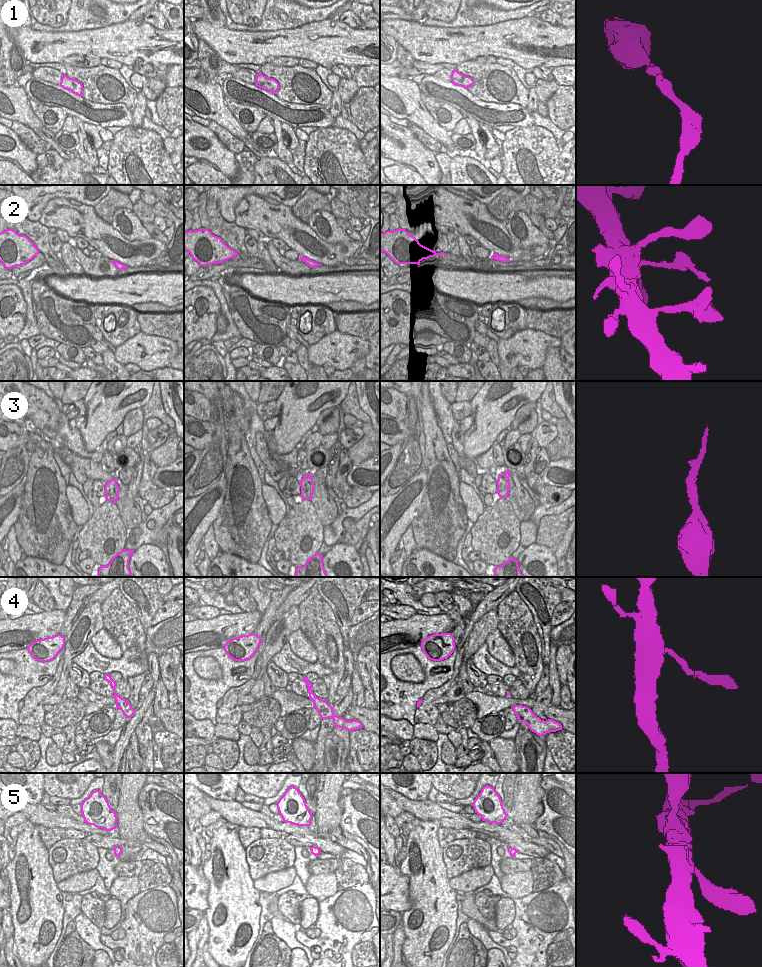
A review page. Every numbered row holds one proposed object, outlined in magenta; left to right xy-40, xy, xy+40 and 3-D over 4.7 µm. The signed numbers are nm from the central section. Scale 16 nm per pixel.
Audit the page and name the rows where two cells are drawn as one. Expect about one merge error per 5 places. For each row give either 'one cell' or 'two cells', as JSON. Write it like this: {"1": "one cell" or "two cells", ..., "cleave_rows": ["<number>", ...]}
{"1": "one cell", "2": "one cell", "3": "one cell", "4": "one cell", "5": "one cell", "cleave_rows": []}

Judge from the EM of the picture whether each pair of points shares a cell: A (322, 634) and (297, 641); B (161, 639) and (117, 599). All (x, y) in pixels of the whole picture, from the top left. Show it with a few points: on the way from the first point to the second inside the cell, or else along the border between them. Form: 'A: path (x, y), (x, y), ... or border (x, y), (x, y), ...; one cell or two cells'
A: border (300, 627), (314, 647), (317, 659); two cells
B: border (145, 633), (145, 649), (140, 656); two cells

